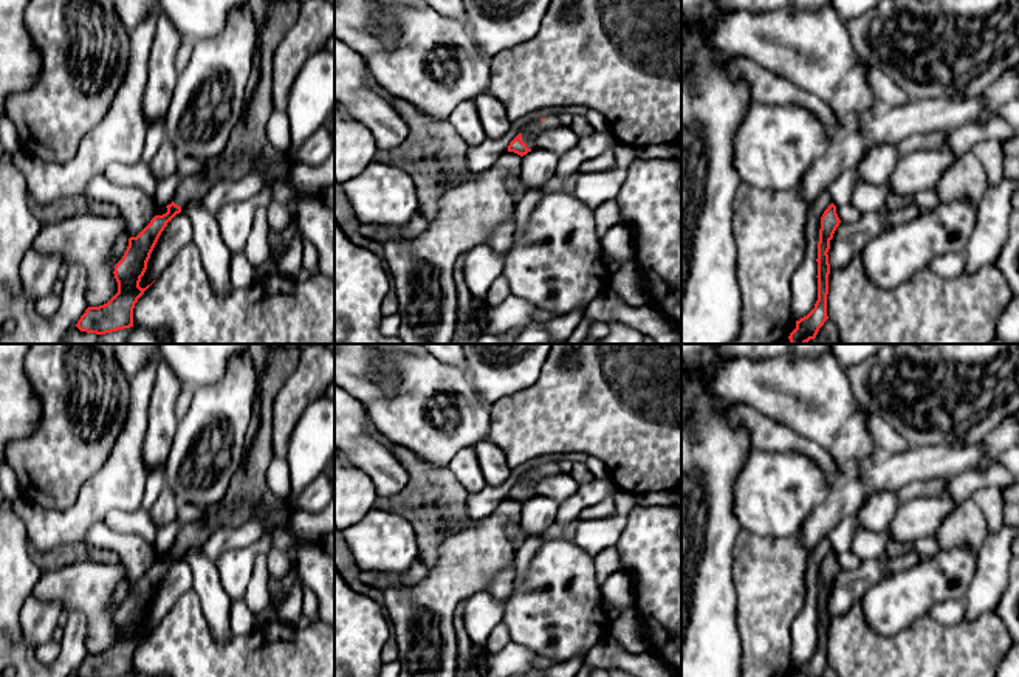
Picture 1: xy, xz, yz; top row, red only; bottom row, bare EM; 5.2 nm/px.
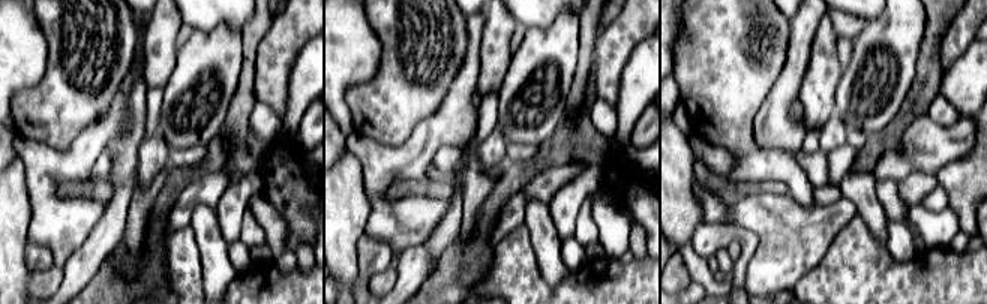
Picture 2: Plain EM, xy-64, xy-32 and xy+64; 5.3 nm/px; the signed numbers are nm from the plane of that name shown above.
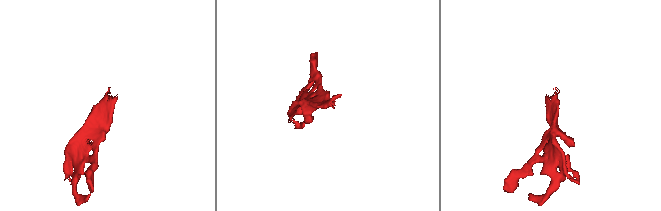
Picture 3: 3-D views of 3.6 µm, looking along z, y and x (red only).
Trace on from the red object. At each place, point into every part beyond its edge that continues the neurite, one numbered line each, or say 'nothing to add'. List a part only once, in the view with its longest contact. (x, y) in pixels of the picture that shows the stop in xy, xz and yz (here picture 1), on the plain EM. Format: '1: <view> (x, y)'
1: xz (533, 477)

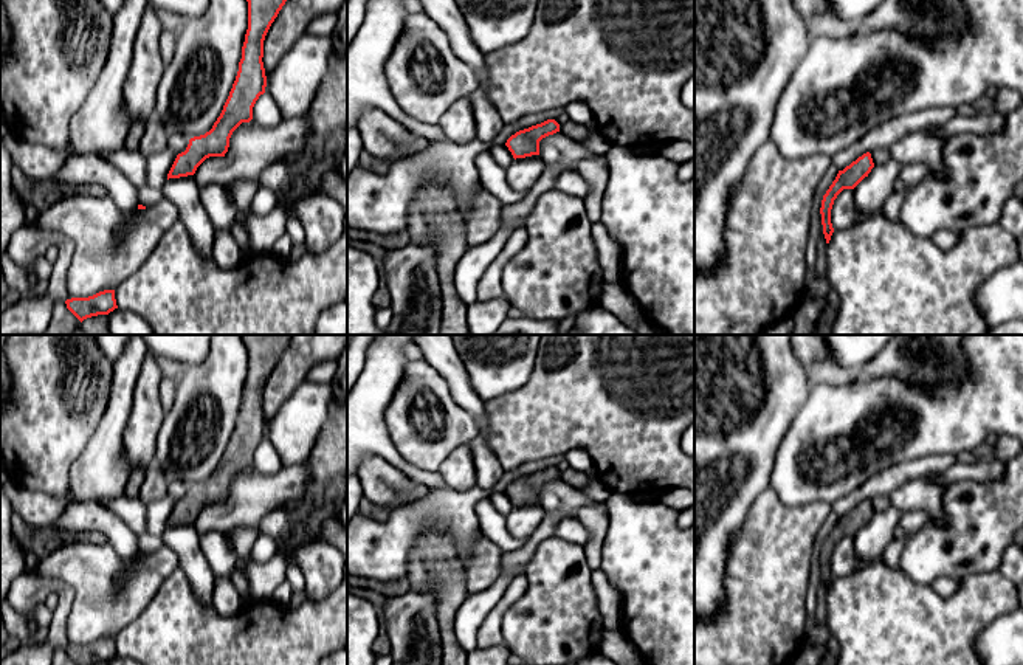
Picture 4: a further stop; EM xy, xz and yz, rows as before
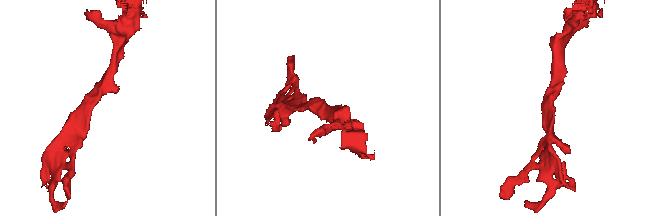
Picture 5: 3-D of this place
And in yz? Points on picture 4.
nothing to add

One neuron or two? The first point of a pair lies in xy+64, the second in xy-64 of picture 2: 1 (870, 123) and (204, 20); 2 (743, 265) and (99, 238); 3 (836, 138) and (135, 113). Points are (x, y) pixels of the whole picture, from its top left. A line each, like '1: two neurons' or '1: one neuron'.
1: two neurons
2: one neuron
3: two neurons

